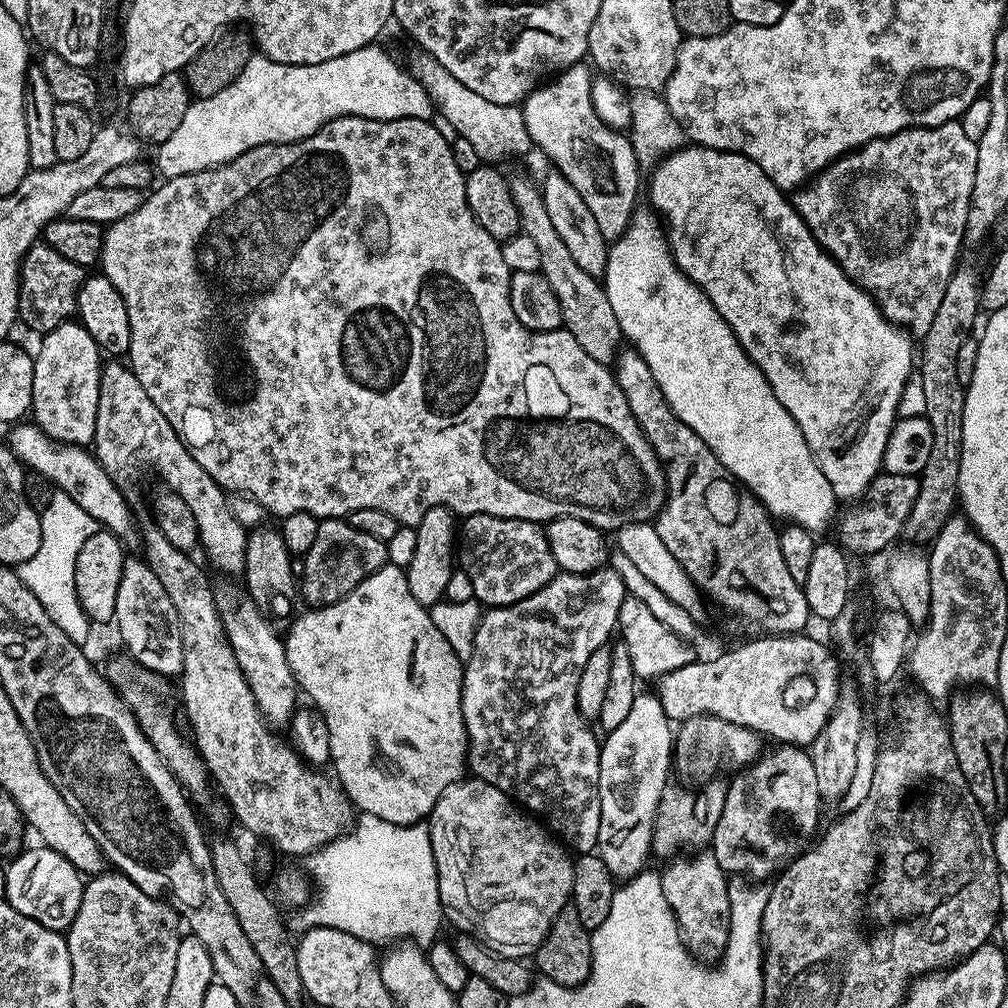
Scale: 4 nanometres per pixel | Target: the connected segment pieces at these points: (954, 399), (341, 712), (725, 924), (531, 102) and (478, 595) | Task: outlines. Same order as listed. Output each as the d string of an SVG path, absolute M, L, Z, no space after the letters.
M957 263L950 282L946 282L946 294L942 294L938 314L934 314L930 330L926 330L918 344L918 371L926 397L924 417L930 422L930 430L934 430L934 447L930 449L926 466L920 471L918 499L914 502L914 510L910 510L910 518L906 518L903 535L920 546L935 540L958 508L958 466L962 462L962 410L966 391L958 382L958 350L973 335L976 312L981 311L982 287L982 272L974 265L964 263Z
M387 563L377 572L372 572L350 594L343 596L336 604L312 606L309 612L301 611L291 621L288 636L283 637L286 650L286 662L290 662L290 670L296 679L296 687L313 700L315 711L326 722L326 730L330 730L330 768L336 771L335 779L343 788L348 799L360 812L374 814L374 818L382 818L386 822L395 824L418 824L432 815L438 798L450 786L454 786L459 780L465 779L468 768L468 735L466 734L466 722L462 718L462 684L464 682L464 664L450 650L450 642L442 638L442 630L434 626L432 613L427 607L419 604L417 598L410 594L410 586L407 585L407 574L403 567Z
M710 850L681 855L669 864L672 865L663 869L660 881L684 947L701 961L719 961L730 934L729 877Z
M587 63L571 65L563 72L553 75L547 82L533 87L525 95L522 107L526 118L526 130L530 130L533 145L537 149L541 148L548 155L549 162L556 167L555 171L564 176L566 182L570 182L570 186L578 190L578 194L582 194L582 202L586 202L590 214L594 214L594 222L598 222L602 238L613 242L620 239L626 231L630 218L638 207L636 199L642 196L642 165L636 160L631 139L623 131L612 128L606 122L602 122L602 118L598 118L598 110L594 110L594 98L590 98L593 79L593 69Z
M490 514L467 517L459 525L458 568L466 574L466 578L470 578L470 586L474 586L475 599L481 605L493 608L505 608L507 604L530 598L530 594L542 590L542 586L546 586L558 574L554 554L550 550L548 533L537 521L498 518Z

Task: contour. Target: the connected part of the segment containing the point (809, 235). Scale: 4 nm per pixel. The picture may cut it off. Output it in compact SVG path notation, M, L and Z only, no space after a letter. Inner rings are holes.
M681 146L675 152L665 156L659 164L651 169L652 181L647 181L646 196L649 196L651 207L666 221L666 235L668 238L668 249L672 252L674 262L682 269L689 278L696 283L714 302L714 310L726 318L728 325L734 330L742 350L762 370L766 382L774 390L774 398L790 410L794 422L802 430L806 438L806 446L814 454L822 474L826 474L826 482L834 490L837 501L855 502L864 495L874 477L880 475L884 462L884 451L886 442L892 433L892 427L898 419L899 399L902 398L903 388L907 384L914 371L914 340L899 324L891 324L880 312L872 295L862 290L854 281L845 274L838 262L825 252L824 247L814 238L814 234L806 226L806 222L796 213L791 199L783 196L781 185L777 184L773 177L758 166L750 157L742 152L724 152L718 146Z

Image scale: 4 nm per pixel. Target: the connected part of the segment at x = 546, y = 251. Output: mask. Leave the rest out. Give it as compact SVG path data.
M512 176L512 197L520 211L520 227L523 235L538 246L538 255L542 257L540 273L550 282L554 295L558 298L558 306L562 306L563 331L571 334L574 342L594 358L594 362L605 366L611 365L618 355L618 349L624 340L622 330L618 326L618 318L610 306L610 298L606 298L606 290L603 283L597 277L586 274L578 262L574 262L570 250L566 250L566 242L558 238L558 230L554 230L552 213L549 201L536 189L532 180L524 176Z

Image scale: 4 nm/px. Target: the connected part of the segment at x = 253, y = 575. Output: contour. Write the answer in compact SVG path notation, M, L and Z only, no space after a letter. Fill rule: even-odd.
M261 526L248 532L246 542L246 558L244 559L243 583L246 585L248 597L258 606L263 616L273 622L291 621L297 615L296 596L298 600L298 572L292 569L294 557L279 527Z

